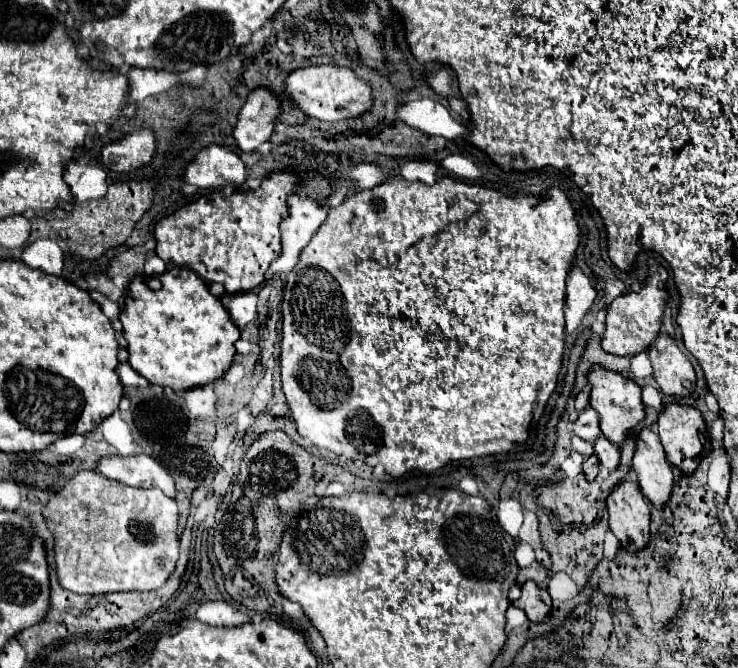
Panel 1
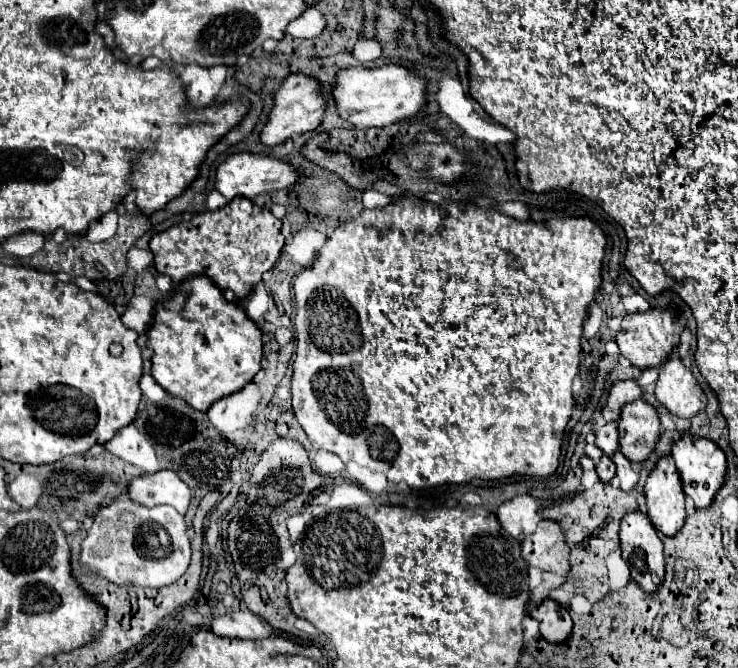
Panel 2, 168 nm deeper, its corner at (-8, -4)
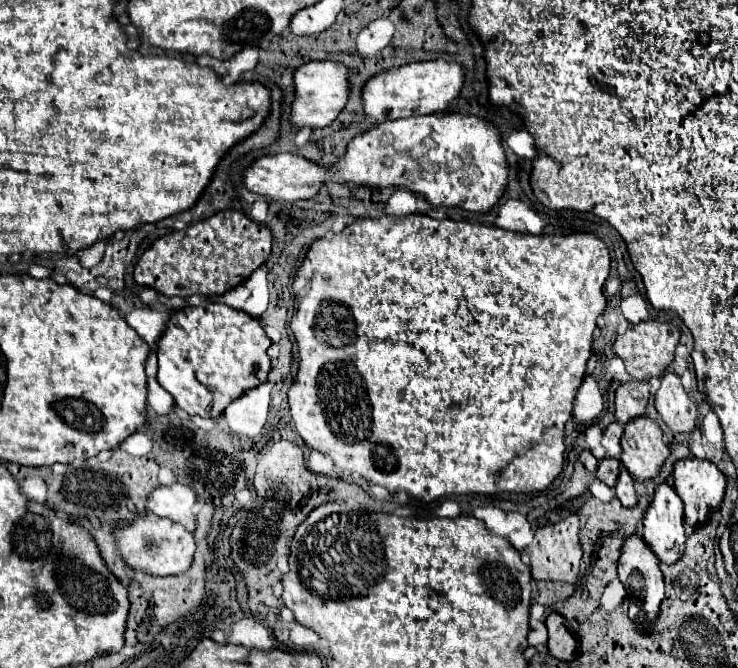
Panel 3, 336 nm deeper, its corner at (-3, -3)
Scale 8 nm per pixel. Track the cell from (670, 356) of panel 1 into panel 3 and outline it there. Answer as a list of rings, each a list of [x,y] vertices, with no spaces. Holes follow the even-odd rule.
[[[668,371],[660,377],[660,381],[662,385],[654,395],[658,413],[674,433],[690,433],[696,427],[698,419],[696,401],[686,393],[676,373]]]

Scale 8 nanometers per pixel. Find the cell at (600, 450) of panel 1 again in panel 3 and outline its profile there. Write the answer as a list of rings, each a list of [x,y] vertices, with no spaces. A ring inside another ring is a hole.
[[[624,467],[620,469],[620,477],[618,477],[618,483],[616,483],[614,489],[616,489],[616,495],[618,495],[618,499],[624,507],[634,507],[636,505],[638,495],[634,491],[634,479],[628,473],[628,469],[624,469]]]

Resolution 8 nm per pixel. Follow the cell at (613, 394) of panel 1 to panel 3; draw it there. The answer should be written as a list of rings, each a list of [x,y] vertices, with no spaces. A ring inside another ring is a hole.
[[[640,415],[624,425],[620,445],[622,465],[632,473],[634,479],[640,481],[658,475],[662,463],[670,455],[668,445],[662,439],[662,429],[646,415]]]

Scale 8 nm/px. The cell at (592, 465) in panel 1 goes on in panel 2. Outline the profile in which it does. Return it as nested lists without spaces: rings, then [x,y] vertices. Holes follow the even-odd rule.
[[[603,456],[595,470],[597,470],[597,474],[599,474],[601,482],[611,482],[611,480],[615,478],[615,464],[611,462],[611,458],[609,458],[609,456]]]

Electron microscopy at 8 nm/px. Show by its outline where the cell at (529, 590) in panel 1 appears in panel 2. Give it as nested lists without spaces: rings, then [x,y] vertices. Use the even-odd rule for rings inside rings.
[[[549,598],[535,612],[531,612],[529,616],[539,622],[541,636],[551,644],[565,642],[569,638],[569,634],[571,634],[573,622],[571,622],[569,612],[561,604],[553,602]]]

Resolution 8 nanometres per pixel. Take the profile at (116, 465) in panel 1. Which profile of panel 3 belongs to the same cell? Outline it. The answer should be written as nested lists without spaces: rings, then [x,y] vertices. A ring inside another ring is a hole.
[[[174,483],[168,487],[160,485],[146,499],[146,507],[152,513],[156,513],[158,517],[168,517],[184,525],[188,531],[194,531],[196,527],[194,503],[196,503],[196,493],[182,483]]]

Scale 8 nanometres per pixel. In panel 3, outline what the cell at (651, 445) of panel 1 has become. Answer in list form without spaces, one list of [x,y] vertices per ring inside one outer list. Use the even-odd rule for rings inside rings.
[[[662,481],[644,515],[642,539],[664,563],[676,563],[684,551],[684,505],[676,491]]]

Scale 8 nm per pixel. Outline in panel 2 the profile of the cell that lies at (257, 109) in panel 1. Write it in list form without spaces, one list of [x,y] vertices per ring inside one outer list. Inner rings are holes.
[[[289,74],[275,96],[275,106],[269,114],[269,122],[265,124],[261,132],[261,142],[267,146],[277,146],[289,140],[293,134],[305,134],[313,132],[321,122],[323,114],[327,110],[327,102],[321,94],[321,82],[307,74]]]

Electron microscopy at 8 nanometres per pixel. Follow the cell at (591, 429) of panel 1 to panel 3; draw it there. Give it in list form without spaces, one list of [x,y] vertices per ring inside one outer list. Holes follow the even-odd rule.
[[[610,423],[604,429],[602,435],[602,447],[606,449],[608,457],[620,457],[620,437],[622,437],[622,425],[620,423]]]

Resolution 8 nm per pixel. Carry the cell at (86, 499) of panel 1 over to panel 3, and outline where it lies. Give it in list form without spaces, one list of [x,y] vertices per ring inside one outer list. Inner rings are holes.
[[[146,513],[140,517],[136,515],[134,521],[126,525],[112,525],[112,537],[120,551],[120,557],[130,569],[142,571],[154,577],[170,577],[170,575],[184,573],[190,567],[192,555],[196,549],[194,537],[186,527],[166,517],[158,517],[154,513]]]

